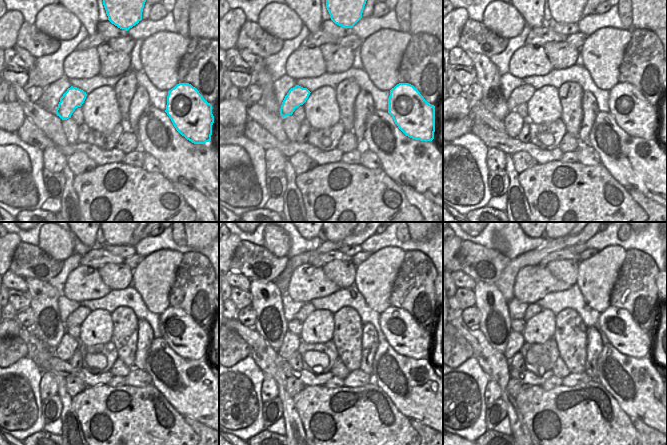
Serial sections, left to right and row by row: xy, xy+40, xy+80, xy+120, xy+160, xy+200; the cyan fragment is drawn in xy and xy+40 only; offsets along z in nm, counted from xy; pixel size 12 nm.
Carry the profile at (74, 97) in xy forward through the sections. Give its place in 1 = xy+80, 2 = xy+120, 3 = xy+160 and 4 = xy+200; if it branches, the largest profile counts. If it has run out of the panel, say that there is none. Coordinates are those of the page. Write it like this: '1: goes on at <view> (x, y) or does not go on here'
1: goes on at xy+80 (523, 93)
2: goes on at xy+120 (77, 317)
3: goes on at xy+160 (308, 308)
4: goes on at xy+200 (532, 309)

